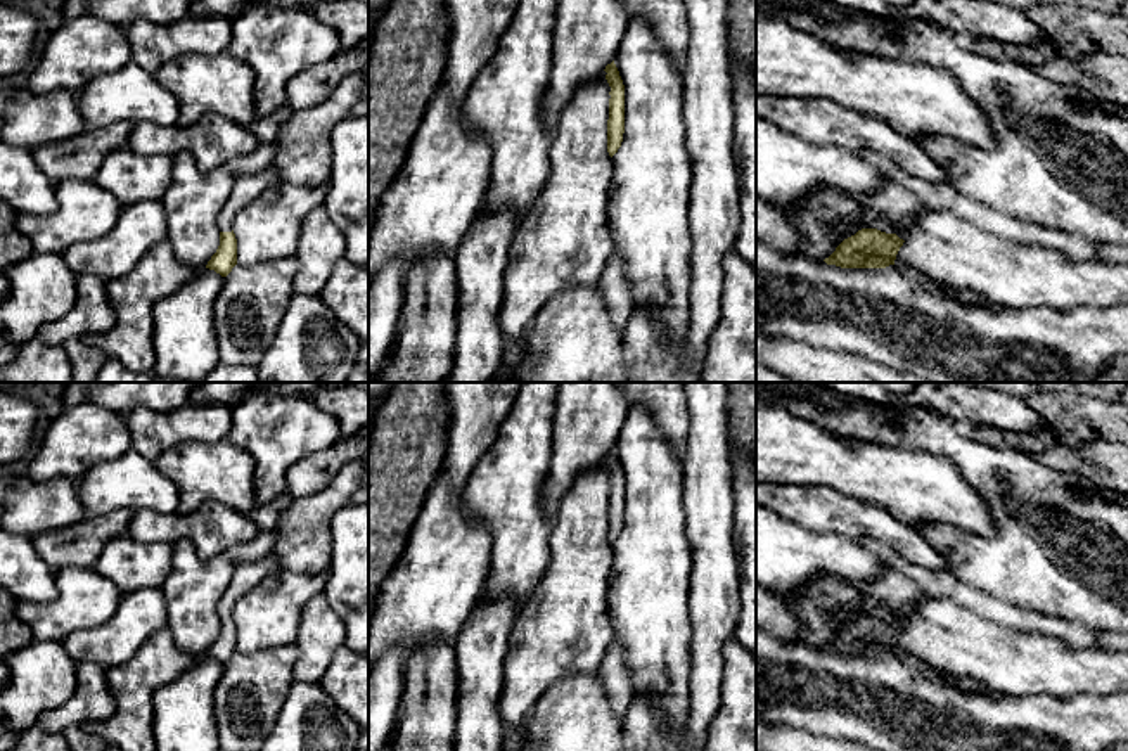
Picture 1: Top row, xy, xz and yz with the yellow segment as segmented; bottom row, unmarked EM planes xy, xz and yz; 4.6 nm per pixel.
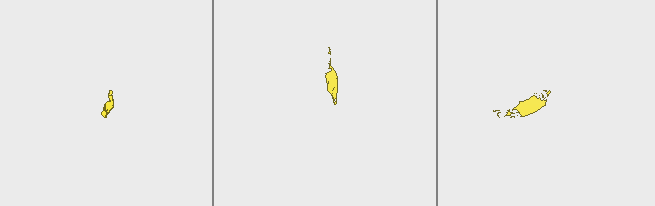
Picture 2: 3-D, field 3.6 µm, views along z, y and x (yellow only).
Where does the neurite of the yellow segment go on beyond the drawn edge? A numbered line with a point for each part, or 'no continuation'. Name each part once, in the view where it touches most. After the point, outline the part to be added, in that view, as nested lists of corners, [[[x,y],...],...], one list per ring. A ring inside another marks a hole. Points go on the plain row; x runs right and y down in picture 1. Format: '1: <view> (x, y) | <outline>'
1: xy (246, 575) | [[[272,552],[268,557],[254,562],[244,562],[234,568],[234,576],[223,592],[220,602],[218,602],[218,616],[220,619],[232,619],[234,618],[234,607],[237,600],[256,583],[265,580],[268,574],[279,571],[279,561],[275,552]]]

